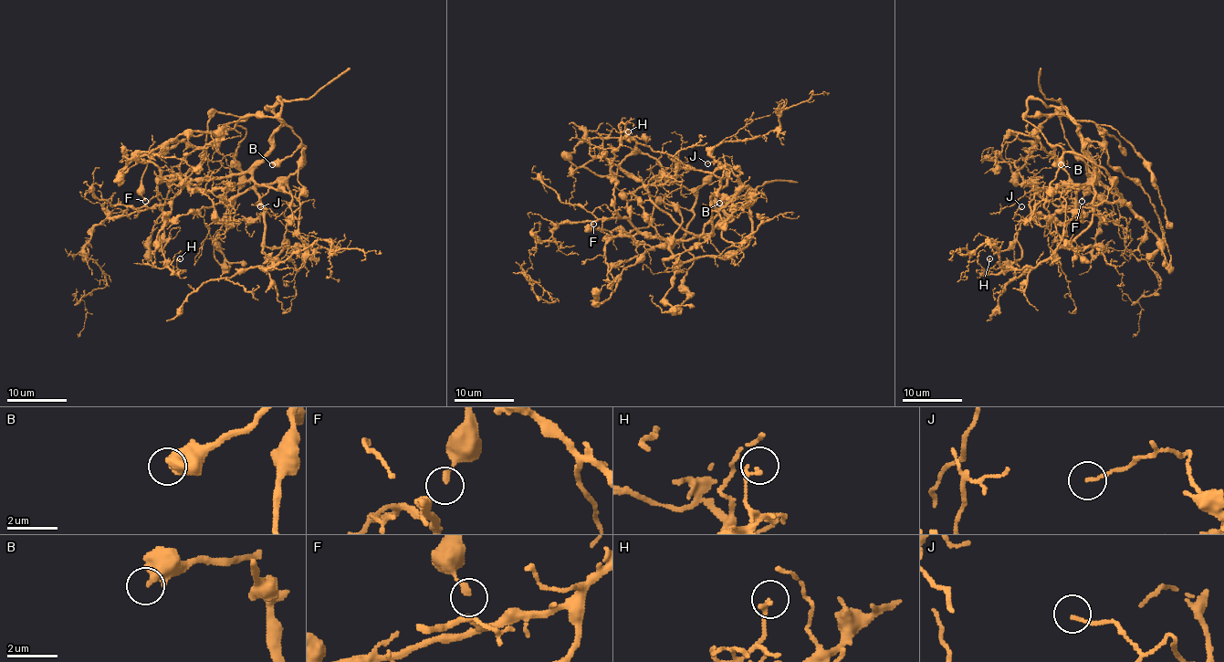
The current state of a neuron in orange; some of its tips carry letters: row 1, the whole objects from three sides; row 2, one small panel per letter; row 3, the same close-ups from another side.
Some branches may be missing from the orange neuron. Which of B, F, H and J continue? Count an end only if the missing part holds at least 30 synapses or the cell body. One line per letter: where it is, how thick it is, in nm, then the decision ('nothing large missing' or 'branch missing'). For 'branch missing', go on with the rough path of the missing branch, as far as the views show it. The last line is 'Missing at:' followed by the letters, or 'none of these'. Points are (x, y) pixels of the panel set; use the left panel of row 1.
B: place (272, 164); calibre 440 nm; nothing large missing
F: place (145, 201); calibre 140 nm; nothing large missing
H: place (180, 258); calibre 180 nm; nothing large missing
J: place (260, 206); calibre 120 nm; nothing large missing
Missing at: none of these

